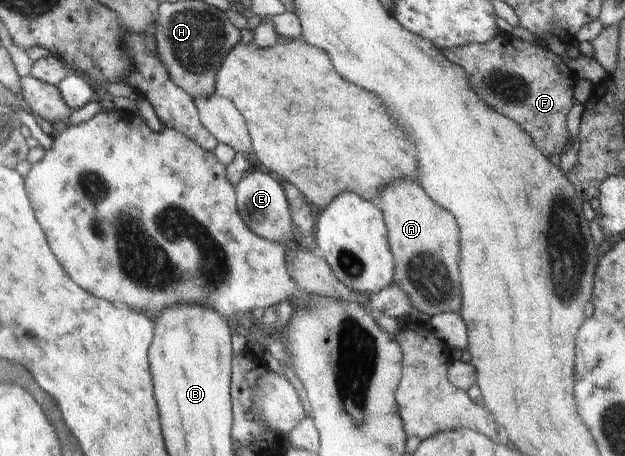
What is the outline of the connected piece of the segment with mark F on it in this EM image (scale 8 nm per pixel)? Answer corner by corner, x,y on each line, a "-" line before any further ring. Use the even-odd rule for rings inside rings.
498,31
498,34
490,40
489,43
471,43
462,47
451,47
449,50
443,50
443,54
455,64
459,64
467,76
475,92
491,104
497,112
501,112
514,120
531,138
534,140
536,147
544,154
545,157
561,154
568,146
567,131
567,114
574,105
574,85
577,78
564,62
562,57
553,53
543,44
527,42
516,38
512,34
504,31

